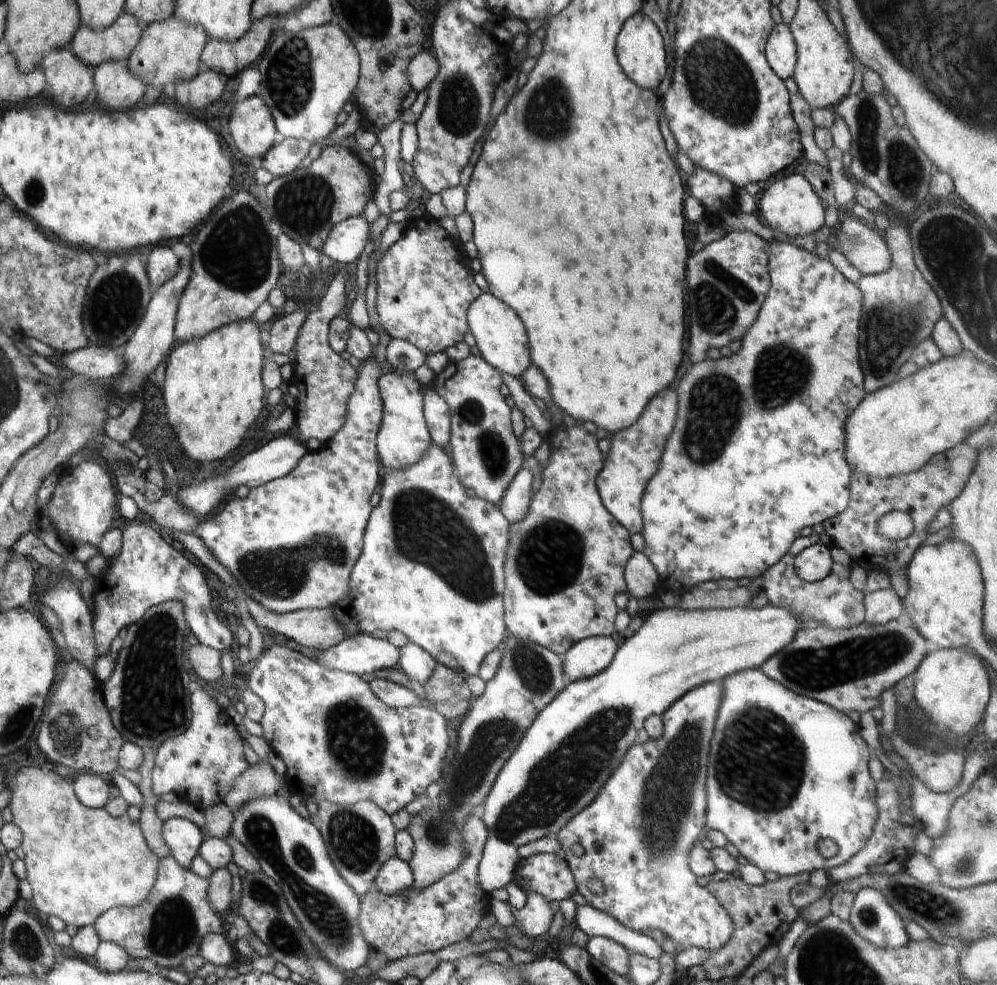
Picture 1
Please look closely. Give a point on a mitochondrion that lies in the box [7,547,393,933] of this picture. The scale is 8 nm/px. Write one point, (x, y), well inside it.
(152, 703)

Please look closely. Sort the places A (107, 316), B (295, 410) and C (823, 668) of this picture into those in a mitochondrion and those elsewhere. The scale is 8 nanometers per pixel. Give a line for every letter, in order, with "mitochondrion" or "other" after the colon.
A: mitochondrion
B: other
C: mitochondrion

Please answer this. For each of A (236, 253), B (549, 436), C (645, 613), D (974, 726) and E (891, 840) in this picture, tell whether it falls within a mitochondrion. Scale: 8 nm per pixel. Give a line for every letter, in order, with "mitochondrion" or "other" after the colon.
A: mitochondrion
B: other
C: other
D: other
E: other

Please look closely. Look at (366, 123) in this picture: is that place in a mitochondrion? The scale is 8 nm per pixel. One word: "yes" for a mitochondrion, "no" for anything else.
no

